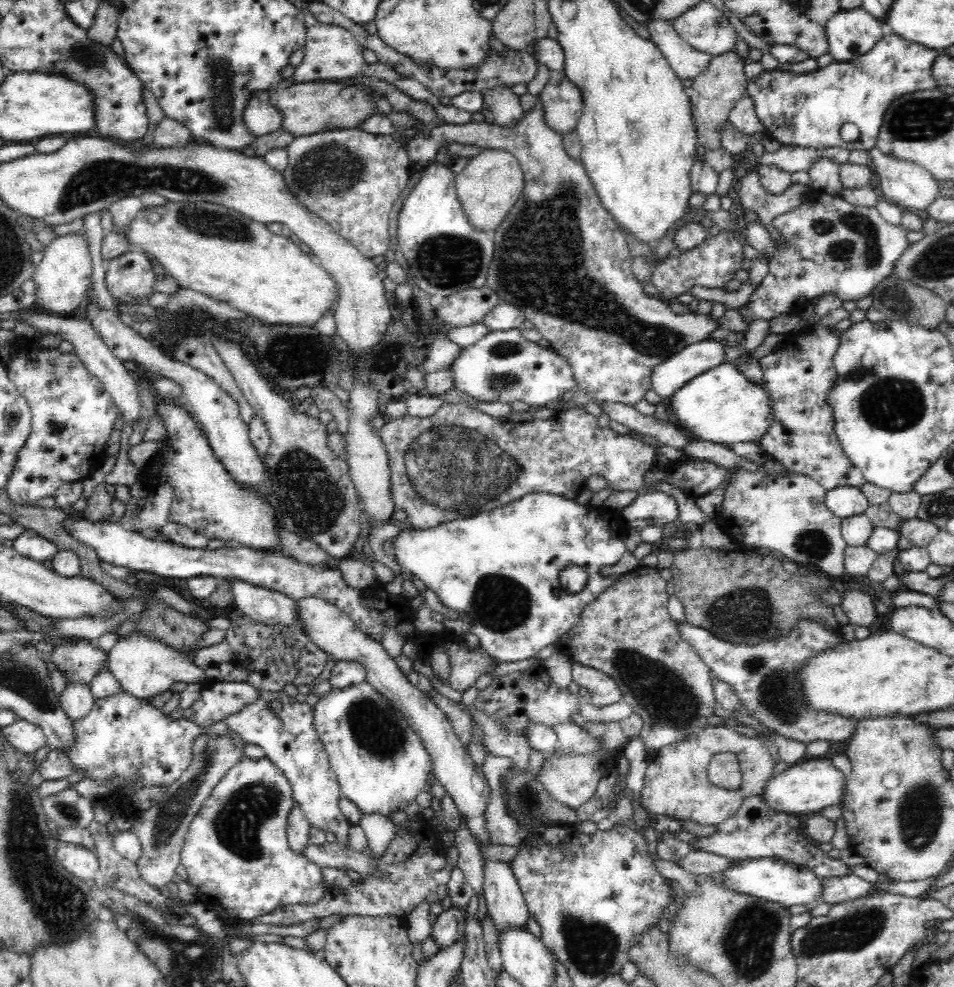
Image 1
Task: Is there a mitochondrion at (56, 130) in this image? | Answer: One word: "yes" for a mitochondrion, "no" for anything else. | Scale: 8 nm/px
no

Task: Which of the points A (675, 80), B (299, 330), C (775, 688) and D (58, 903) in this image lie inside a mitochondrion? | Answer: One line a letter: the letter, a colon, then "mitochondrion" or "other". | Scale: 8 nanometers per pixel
A: other
B: other
C: mitochondrion
D: mitochondrion

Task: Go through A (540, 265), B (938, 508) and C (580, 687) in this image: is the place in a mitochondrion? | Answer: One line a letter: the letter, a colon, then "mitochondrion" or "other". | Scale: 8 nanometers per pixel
A: mitochondrion
B: mitochondrion
C: other

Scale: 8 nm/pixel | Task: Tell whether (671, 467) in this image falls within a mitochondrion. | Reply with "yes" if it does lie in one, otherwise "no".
no

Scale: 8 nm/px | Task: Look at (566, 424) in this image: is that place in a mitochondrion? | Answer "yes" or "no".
no

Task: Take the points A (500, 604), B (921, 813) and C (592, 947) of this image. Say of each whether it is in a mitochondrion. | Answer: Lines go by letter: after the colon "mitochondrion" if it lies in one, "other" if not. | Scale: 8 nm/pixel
A: mitochondrion
B: mitochondrion
C: mitochondrion

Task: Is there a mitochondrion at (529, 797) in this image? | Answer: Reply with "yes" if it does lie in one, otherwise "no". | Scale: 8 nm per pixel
yes

